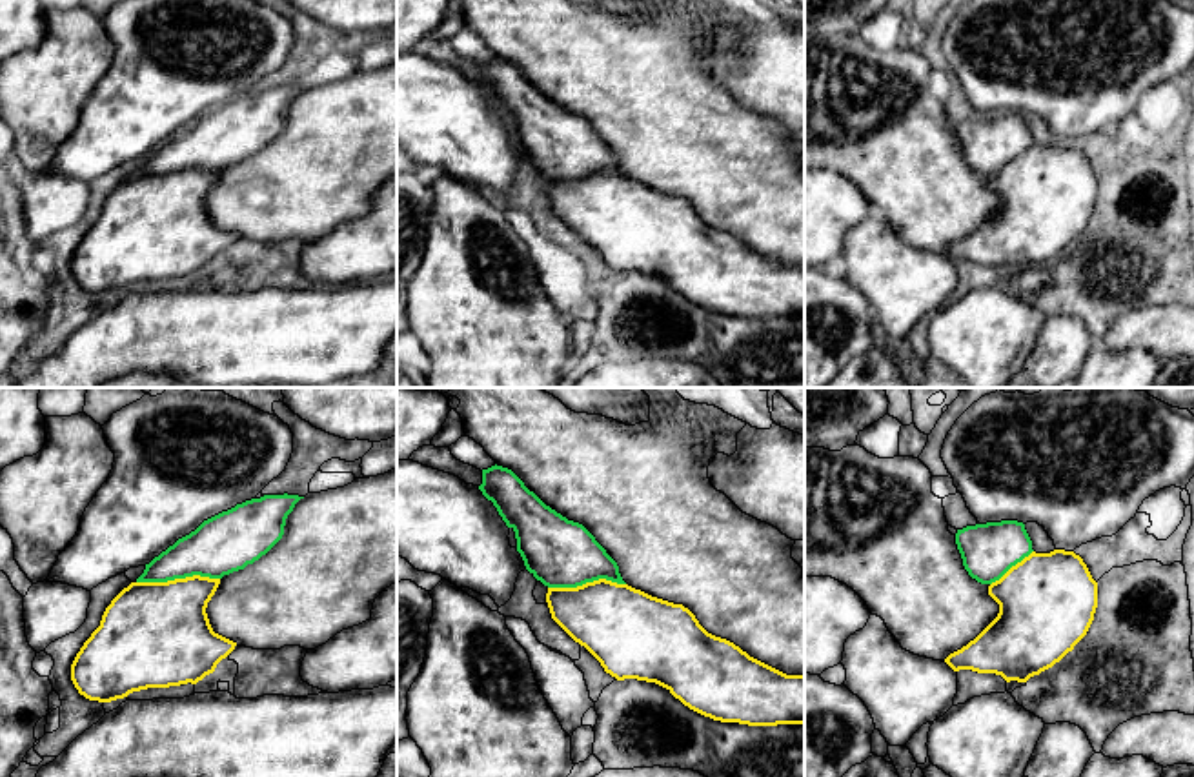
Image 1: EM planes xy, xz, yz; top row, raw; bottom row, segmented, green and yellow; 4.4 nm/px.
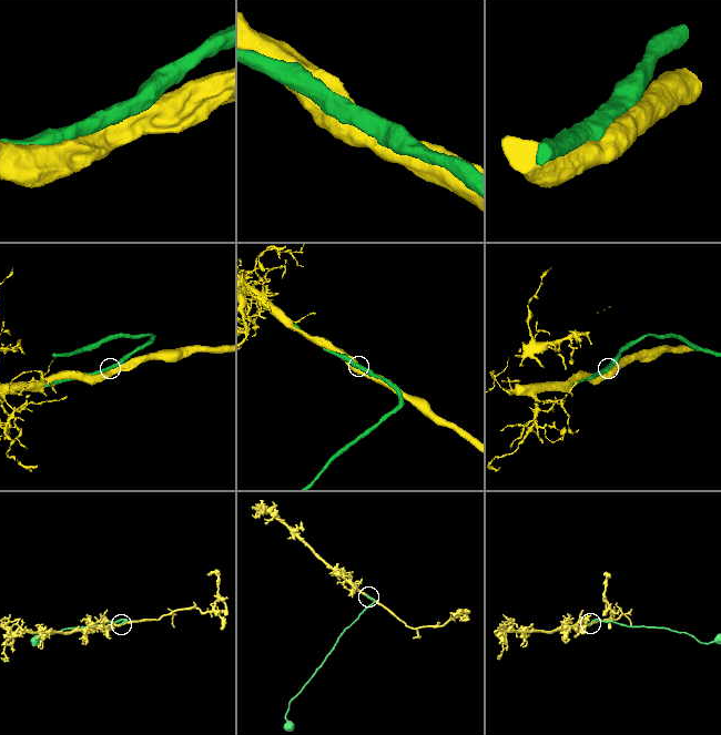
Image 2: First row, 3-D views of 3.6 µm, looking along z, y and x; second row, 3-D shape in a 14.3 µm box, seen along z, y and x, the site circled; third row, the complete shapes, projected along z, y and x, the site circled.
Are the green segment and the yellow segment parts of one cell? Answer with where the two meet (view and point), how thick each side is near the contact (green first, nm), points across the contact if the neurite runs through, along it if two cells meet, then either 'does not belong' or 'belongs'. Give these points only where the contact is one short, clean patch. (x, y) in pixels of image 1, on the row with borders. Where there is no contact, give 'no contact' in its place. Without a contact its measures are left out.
contact xy (177, 577); calibres 260 and 440 nm; belongs

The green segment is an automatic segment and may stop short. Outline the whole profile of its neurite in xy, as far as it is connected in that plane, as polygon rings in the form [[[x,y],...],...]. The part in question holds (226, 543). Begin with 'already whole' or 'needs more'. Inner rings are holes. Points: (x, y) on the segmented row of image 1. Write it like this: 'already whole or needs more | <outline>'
needs more | [[[264,495],[204,520],[195,531],[178,539],[173,546],[146,564],[144,573],[124,588],[106,608],[100,626],[91,633],[71,664],[71,681],[80,695],[89,701],[111,702],[133,691],[147,688],[169,688],[197,684],[213,673],[237,642],[213,631],[206,608],[215,595],[220,579],[244,570],[266,555],[284,535],[288,515],[304,499],[298,495]]]

